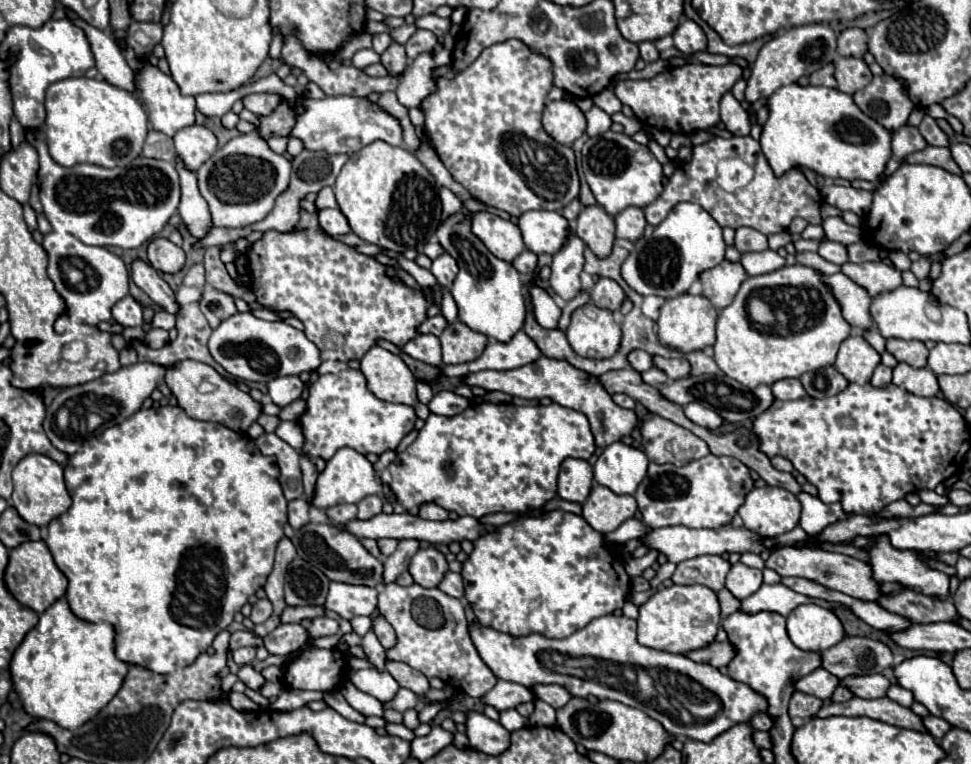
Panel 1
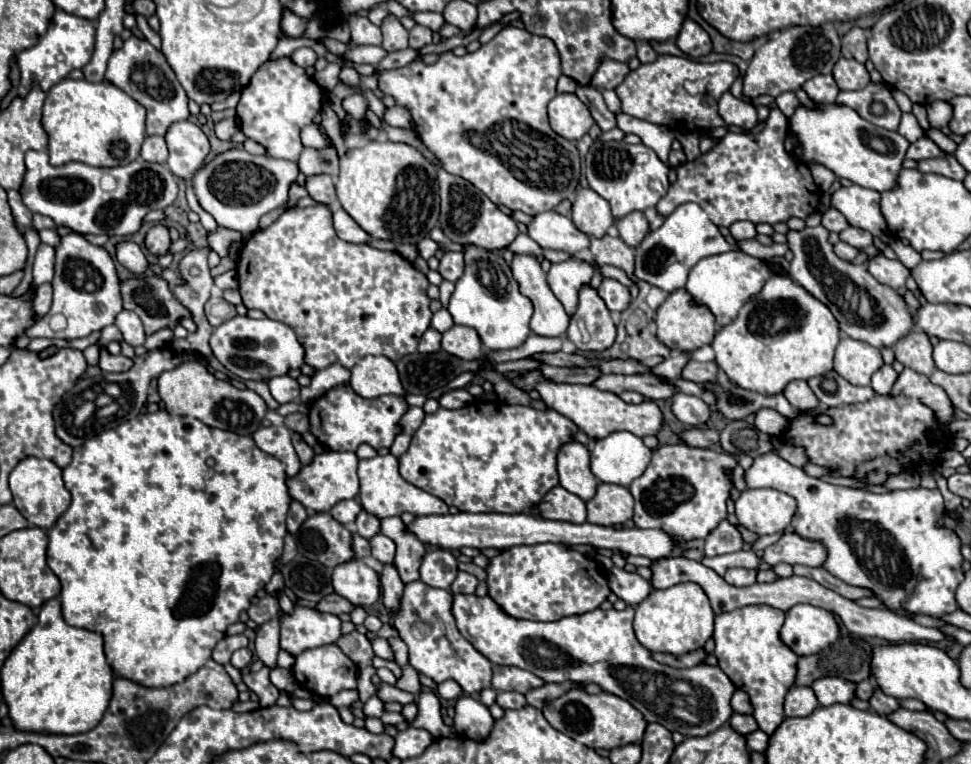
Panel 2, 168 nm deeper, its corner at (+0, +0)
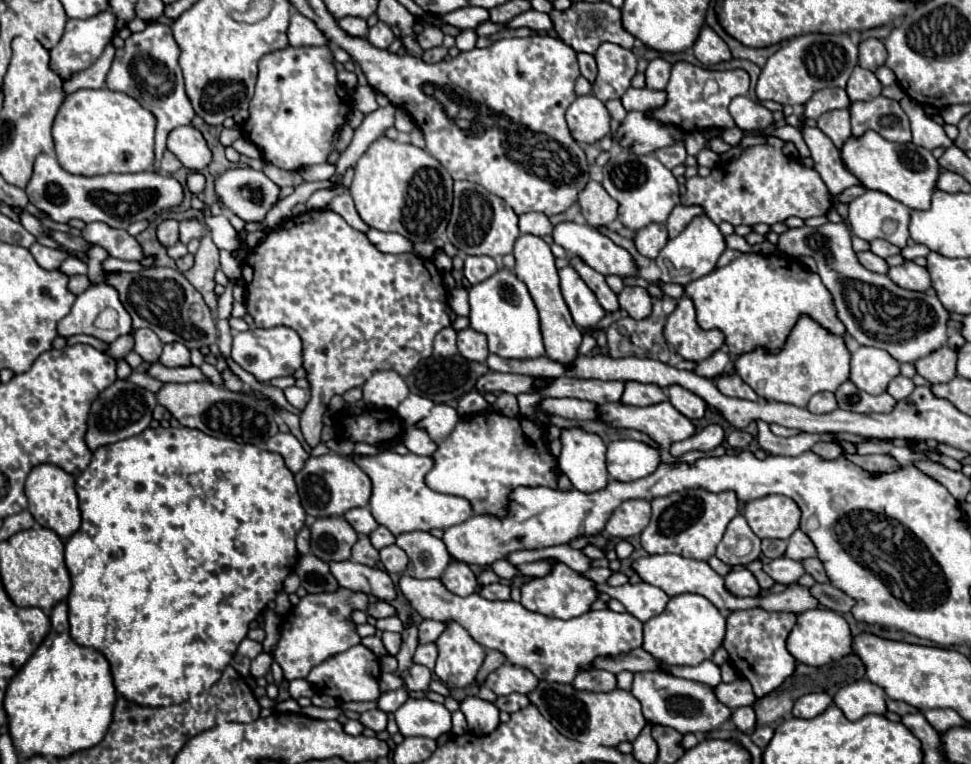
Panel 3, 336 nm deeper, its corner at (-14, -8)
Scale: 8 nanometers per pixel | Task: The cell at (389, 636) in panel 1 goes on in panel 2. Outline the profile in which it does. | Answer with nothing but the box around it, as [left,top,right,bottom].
[389,636,407,666]

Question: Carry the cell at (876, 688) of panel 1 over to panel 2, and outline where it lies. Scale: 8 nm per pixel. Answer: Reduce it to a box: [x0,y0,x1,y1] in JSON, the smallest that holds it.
[869,686,899,716]

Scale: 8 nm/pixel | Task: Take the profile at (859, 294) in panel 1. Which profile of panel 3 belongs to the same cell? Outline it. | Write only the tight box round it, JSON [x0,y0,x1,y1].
[779,222,951,362]

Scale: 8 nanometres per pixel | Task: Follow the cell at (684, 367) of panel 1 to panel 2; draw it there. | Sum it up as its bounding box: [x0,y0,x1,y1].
[681,360,717,384]

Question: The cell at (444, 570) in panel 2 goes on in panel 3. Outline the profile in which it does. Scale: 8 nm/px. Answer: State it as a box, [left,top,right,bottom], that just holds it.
[441,562,477,596]

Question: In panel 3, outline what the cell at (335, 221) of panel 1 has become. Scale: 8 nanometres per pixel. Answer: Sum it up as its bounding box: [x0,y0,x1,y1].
[367,230,413,254]

